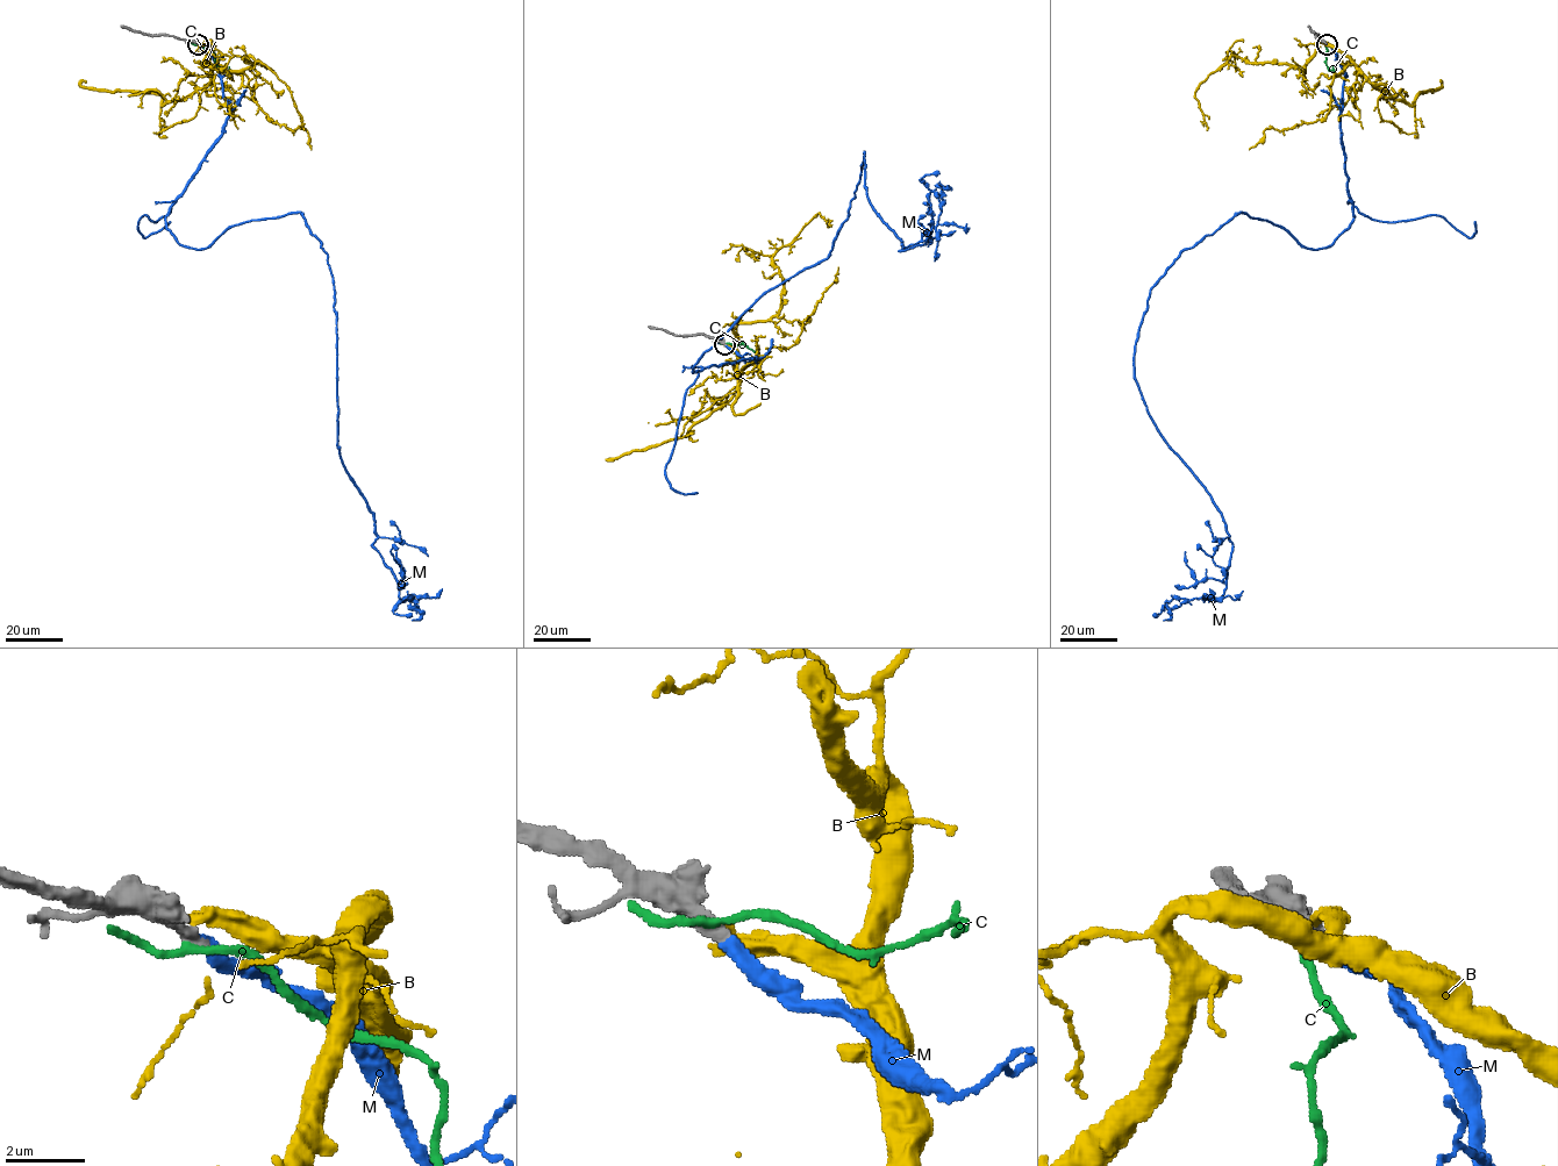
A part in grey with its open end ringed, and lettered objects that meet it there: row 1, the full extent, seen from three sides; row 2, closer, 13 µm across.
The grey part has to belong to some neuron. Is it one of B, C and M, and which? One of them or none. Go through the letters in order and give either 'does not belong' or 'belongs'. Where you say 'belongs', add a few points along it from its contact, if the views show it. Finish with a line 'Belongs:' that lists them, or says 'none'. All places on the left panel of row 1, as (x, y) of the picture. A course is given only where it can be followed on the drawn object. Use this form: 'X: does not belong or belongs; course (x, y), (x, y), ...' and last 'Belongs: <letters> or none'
B: does not belong
C: does not belong
M: belongs; course (197, 44), (228, 116), (166, 227), (205, 249), (300, 213), (320, 242), (337, 448), (412, 614)
Belongs: M

